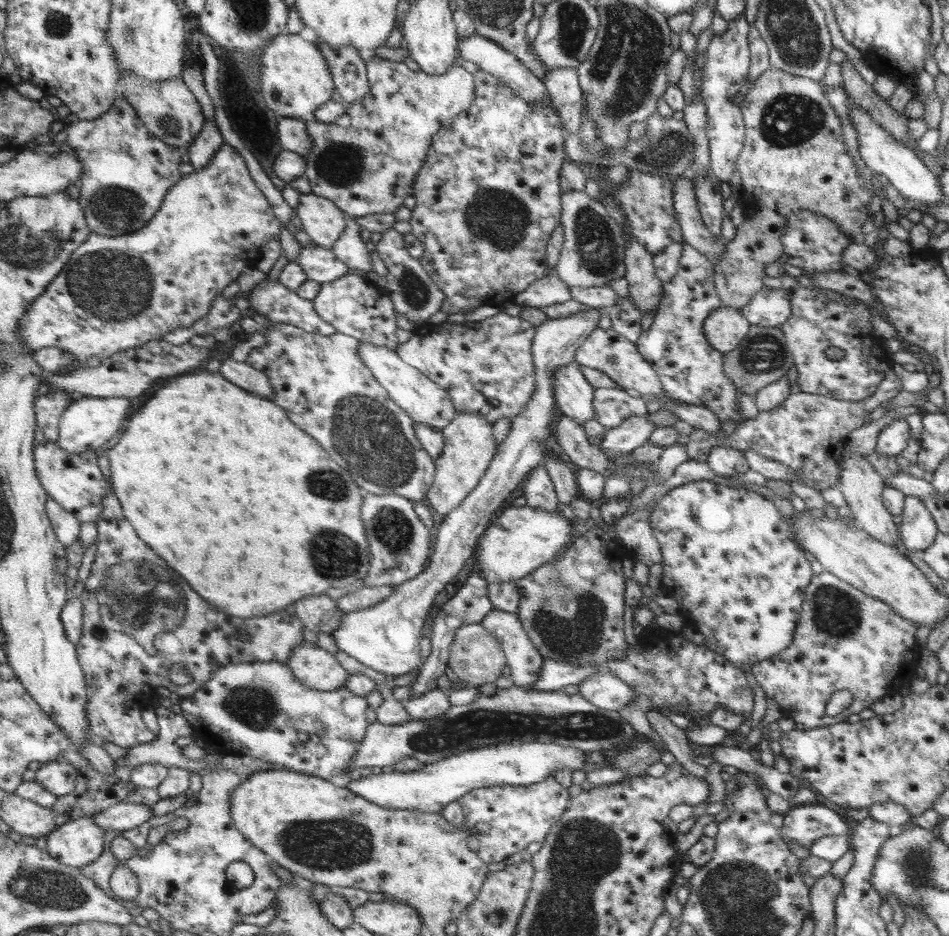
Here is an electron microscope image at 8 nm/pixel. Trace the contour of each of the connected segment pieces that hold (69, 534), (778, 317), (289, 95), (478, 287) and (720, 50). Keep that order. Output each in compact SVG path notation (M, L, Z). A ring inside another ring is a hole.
M49 500L49 520L53 530L57 532L57 540L69 550L71 546L81 542L83 524L57 500Z
M759 288L759 292L745 304L735 308L749 326L779 328L791 316L791 292Z
M309 34L277 36L271 46L265 48L263 64L265 104L281 118L295 118L307 122L317 114L317 110L321 110L321 106L331 102L333 92L337 90L329 62L319 48L319 40Z
M479 70L473 108L435 136L425 168L417 176L417 206L409 224L411 234L425 244L425 256L419 258L423 268L447 296L441 308L445 316L459 312L469 316L481 306L505 306L533 282L549 276L549 242L561 224L561 166L567 160L559 118L547 106L527 104L497 76Z
M737 16L727 22L727 30L721 36L713 36L707 46L703 82L701 82L701 100L707 106L707 144L709 144L709 172L723 184L733 178L737 156L743 148L745 126L741 120L741 110L737 104L731 104L729 98L735 98L737 90L747 84L749 74L749 44L747 44L749 26L745 16Z

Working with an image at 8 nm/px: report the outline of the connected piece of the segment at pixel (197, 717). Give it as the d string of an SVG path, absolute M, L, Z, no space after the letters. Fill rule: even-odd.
M289 662L227 664L225 668L219 668L211 680L205 680L189 700L195 704L195 708L187 708L189 722L195 726L195 730L221 738L225 750L235 752L237 756L249 754L253 758L265 758L275 762L279 768L289 768L289 772L319 776L325 780L345 774L345 768L357 756L369 726L379 722L379 714L377 710L369 708L367 698L357 696L347 688L337 692L313 690L297 678ZM317 720L325 724L325 734L321 736L315 734Z

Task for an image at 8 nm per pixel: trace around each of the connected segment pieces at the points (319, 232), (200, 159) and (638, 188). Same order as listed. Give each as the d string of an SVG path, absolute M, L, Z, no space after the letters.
M301 194L297 216L305 232L317 242L319 248L331 250L347 230L347 214L329 198L317 194Z
M205 118L205 128L201 130L201 136L187 146L191 168L195 172L201 172L201 168L207 168L223 144L225 144L225 136L219 124L215 120Z
M637 170L629 172L629 180L621 190L615 194L615 200L621 204L627 220L629 232L643 244L651 254L659 252L669 244L683 244L681 226L675 220L673 210L673 178L669 176L655 176L655 174L641 174Z

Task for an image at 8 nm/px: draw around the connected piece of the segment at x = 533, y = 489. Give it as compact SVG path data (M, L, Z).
M541 464L539 468L535 468L529 478L525 480L525 500L527 506L541 506L547 510L555 510L559 508L559 494L557 494L557 486L553 482L553 476L549 474L549 470Z

